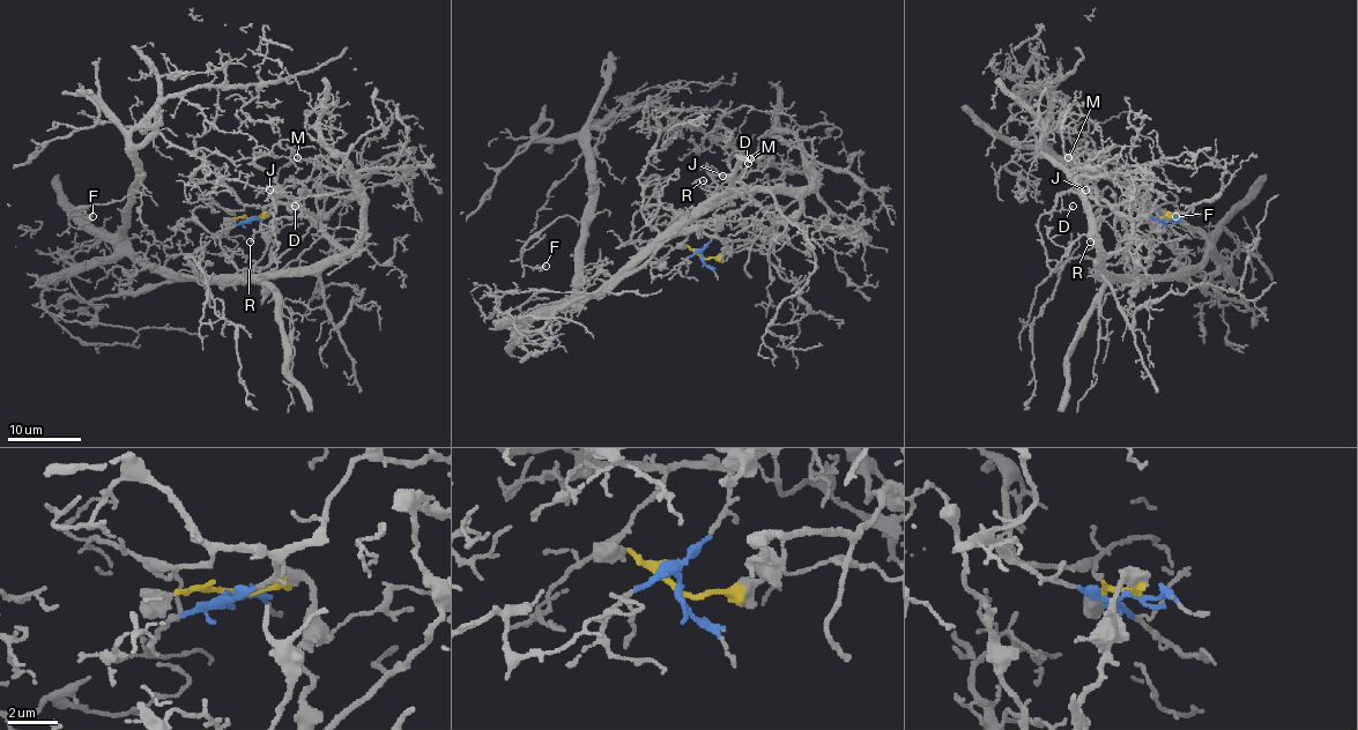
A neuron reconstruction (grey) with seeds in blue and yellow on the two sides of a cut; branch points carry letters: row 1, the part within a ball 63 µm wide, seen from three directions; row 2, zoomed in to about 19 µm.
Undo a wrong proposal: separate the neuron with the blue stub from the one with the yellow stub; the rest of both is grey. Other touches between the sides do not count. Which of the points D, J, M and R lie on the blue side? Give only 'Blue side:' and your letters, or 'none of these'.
Blue side: D, J, M, R

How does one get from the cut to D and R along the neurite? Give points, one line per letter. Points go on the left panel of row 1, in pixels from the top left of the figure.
D: (249, 217), (254, 220), (274, 203), (298, 201), (276, 192), (289, 200), (290, 209), (295, 205)
R: (249, 217), (254, 220), (267, 207), (287, 203), (299, 210), (292, 216), (276, 217), (251, 241)

